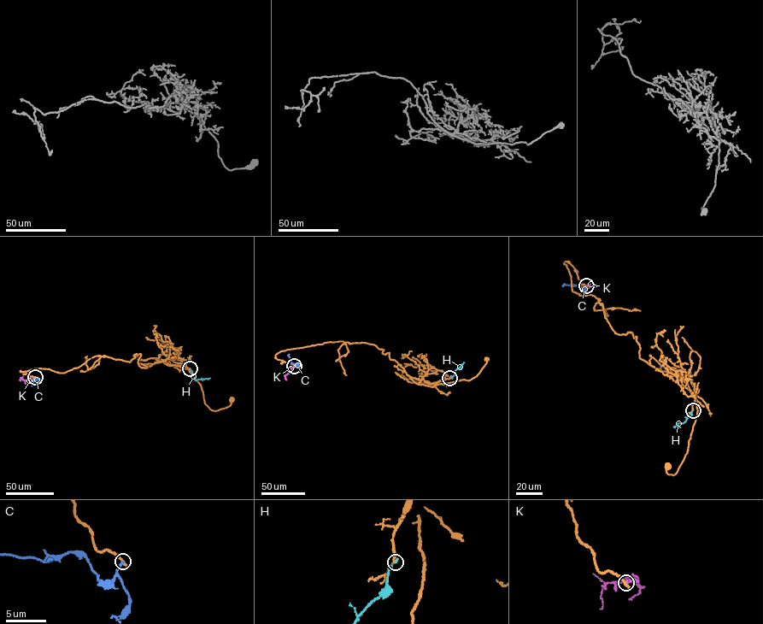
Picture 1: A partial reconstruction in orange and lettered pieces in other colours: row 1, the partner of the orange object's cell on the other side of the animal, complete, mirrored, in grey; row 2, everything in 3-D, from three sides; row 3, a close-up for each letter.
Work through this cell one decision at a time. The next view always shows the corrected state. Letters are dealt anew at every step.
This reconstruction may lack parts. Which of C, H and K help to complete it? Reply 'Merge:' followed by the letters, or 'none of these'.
Merge: none of these

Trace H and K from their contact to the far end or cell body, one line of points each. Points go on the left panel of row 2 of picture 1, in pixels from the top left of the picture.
H: (190, 368), (195, 379), (210, 378)
K: (35, 377), (26, 380), (20, 378), (20, 380)

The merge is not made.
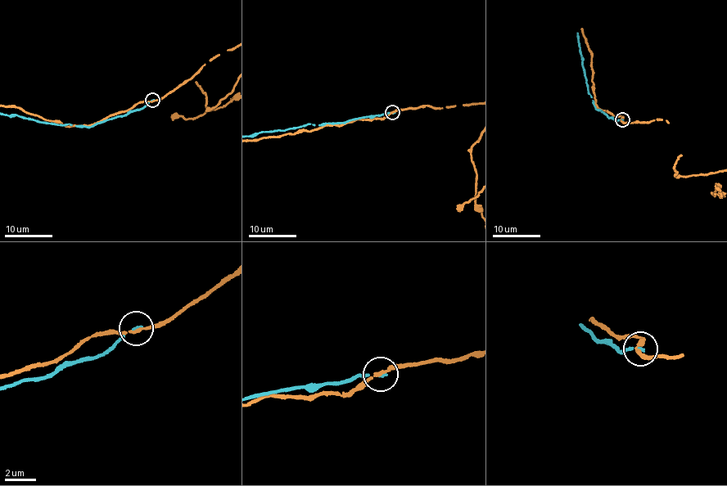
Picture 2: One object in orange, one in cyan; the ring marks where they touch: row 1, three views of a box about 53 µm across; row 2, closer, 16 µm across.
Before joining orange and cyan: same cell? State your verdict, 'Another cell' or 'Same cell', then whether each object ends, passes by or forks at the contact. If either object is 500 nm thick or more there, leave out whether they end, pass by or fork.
Another cell. At the ring orange passes by. At the ring cyan ends

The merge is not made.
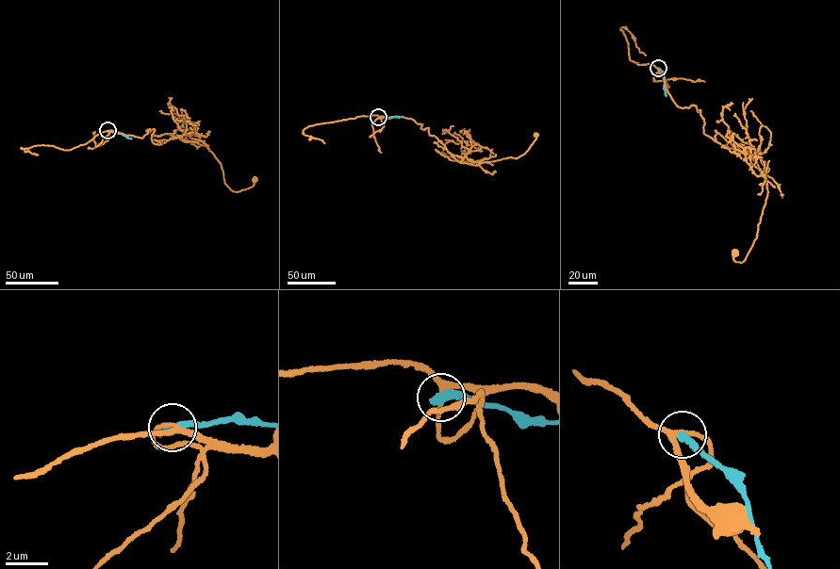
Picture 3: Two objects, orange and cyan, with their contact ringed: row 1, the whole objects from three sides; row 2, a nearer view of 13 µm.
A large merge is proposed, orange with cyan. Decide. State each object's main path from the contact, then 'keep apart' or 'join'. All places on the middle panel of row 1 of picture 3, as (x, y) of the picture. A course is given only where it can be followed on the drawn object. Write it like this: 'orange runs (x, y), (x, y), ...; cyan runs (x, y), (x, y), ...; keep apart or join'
orange runs (378, 117), (411, 119), (420, 128), (428, 127), (456, 160), (472, 164), (517, 158), (535, 135); cyan runs (378, 117), (403, 117); keep apart

